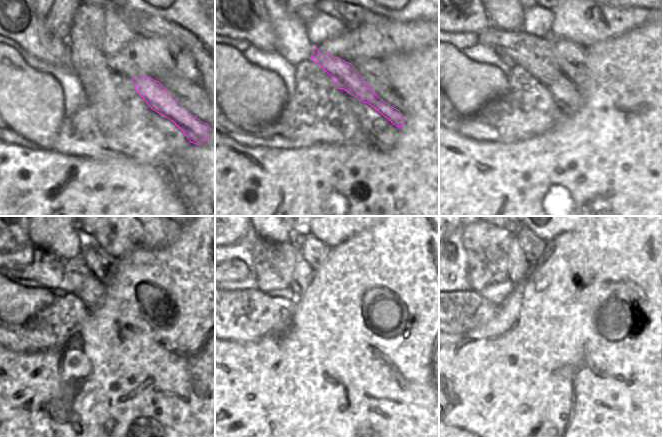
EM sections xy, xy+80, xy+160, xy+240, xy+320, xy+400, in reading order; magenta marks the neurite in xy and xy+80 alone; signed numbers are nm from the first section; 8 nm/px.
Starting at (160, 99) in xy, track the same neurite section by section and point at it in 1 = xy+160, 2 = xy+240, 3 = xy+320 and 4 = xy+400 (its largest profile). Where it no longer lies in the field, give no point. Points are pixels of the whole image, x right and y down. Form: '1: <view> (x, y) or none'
1: xy+160 (534, 54)
2: xy+240 (53, 272)
3: xy+320 (273, 263)
4: xy+400 (487, 246)

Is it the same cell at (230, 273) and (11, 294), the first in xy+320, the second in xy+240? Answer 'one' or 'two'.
two

